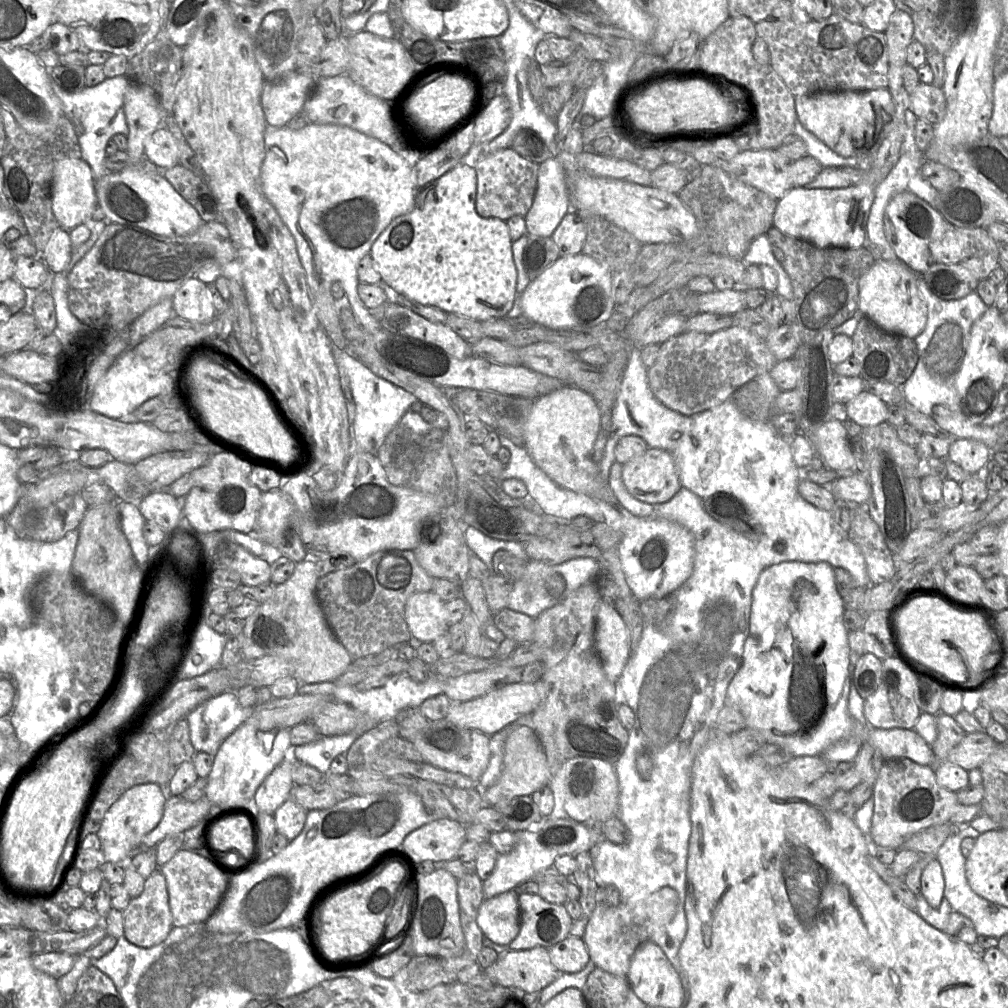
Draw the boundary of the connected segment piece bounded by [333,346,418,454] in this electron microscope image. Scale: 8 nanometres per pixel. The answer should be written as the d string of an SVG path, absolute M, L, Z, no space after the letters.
M333 346L333 354L340 371L340 382L342 374L345 374L348 377L352 395L356 404L356 418L354 421L355 452L377 454L379 448L384 443L386 436L398 425L402 416L410 409L413 403L418 401L418 399L406 390L375 375L365 364L354 357L346 349L340 349Z

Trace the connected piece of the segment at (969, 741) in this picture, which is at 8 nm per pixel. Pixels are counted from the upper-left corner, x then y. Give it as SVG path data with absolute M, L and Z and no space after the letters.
M986 732L966 733L945 761L969 771L979 768L999 746L1000 744Z

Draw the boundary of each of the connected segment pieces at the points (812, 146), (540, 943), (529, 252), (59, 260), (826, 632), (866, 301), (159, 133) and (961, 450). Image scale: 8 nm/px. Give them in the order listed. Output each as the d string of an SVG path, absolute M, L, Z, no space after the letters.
M796 119L794 124L794 135L800 137L807 146L807 153L809 156L815 158L823 168L825 167L852 167L856 168L857 163L859 160L863 159L864 157L873 157L873 156L854 156L854 157L843 157L835 153L831 150L824 142L822 142L819 138L817 138L814 134L808 131L798 119Z
M520 894L520 932L509 944L514 951L549 948L570 935L573 919L564 905L553 904L538 894Z
M527 235L522 261L530 282L543 273L559 257L558 247L551 237Z
M58 227L55 229L42 252L42 260L50 273L61 273L70 263L72 244L69 231Z
M799 561L782 562L764 569L752 592L749 635L744 644L741 666L727 689L727 704L740 710L746 721L746 728L760 731L768 743L777 744L790 752L793 757L820 755L827 747L843 740L853 733L854 722L848 711L850 692L848 631L843 623L845 607L839 595L834 575L834 567L827 562L806 563Z
M877 260L859 280L859 312L884 331L915 339L927 322L927 307L917 286L917 274L900 260Z
M159 127L147 139L145 158L161 170L166 170L179 164L178 141L167 128Z
M957 438L952 441L947 458L969 474L976 475L982 473L991 457L991 449L983 442Z

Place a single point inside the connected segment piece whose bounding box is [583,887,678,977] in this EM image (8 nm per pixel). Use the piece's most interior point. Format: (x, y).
(613, 934)

